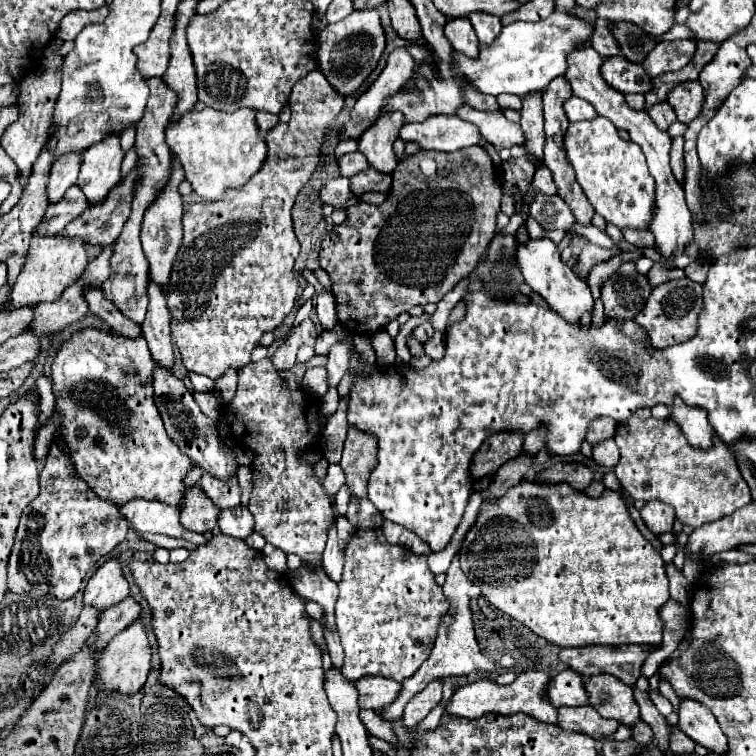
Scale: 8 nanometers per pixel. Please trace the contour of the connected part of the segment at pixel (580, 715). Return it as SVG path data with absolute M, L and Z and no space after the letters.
M582 705L578 709L558 707L558 719L558 727L588 733L594 739L600 739L604 737L604 733L614 733L618 729L618 721L600 717L590 705Z

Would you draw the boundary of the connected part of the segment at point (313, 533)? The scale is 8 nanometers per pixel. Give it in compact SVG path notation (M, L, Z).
M262 359L258 363L250 363L244 369L238 371L238 391L234 399L226 405L226 413L230 415L230 427L232 435L238 445L248 447L256 453L256 459L252 463L252 497L248 503L249 511L254 515L254 531L260 533L270 545L282 549L284 553L298 555L308 565L318 565L322 561L322 551L326 547L326 533L332 525L332 503L328 495L322 489L320 479L314 475L312 467L298 459L300 453L310 449L314 443L318 443L322 435L320 417L316 413L316 403L306 397L304 391L290 391L286 387L286 381L278 375L272 361Z

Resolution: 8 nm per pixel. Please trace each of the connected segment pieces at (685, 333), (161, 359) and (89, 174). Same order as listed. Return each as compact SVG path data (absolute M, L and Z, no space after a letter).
M684 277L684 279L658 285L648 297L644 309L636 315L636 323L650 337L652 347L664 349L664 347L688 341L696 333L700 309L702 309L702 285Z
M156 283L148 285L148 299L150 305L148 305L146 319L142 323L142 331L154 361L170 371L176 359L172 333L170 333L170 311L166 305L166 297Z
M106 137L104 141L84 151L78 187L88 197L90 205L102 203L108 193L118 185L122 159L124 153L120 149L118 137Z

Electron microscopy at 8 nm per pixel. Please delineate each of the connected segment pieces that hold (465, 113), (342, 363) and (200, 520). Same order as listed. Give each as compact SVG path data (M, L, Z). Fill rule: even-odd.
M462 105L456 115L460 115L464 121L470 121L470 123L478 125L482 135L484 135L484 139L490 145L494 145L496 151L522 147L526 151L526 157L532 161L532 155L524 147L524 131L520 129L518 123L508 121L502 111L498 111L498 113L484 113L484 111L476 111L470 105Z
M346 343L332 345L332 349L328 353L326 371L328 371L328 385L336 387L348 371L348 345Z
M198 485L186 489L184 503L180 509L180 523L188 531L212 531L218 523L218 513L220 509L206 497L206 493Z

